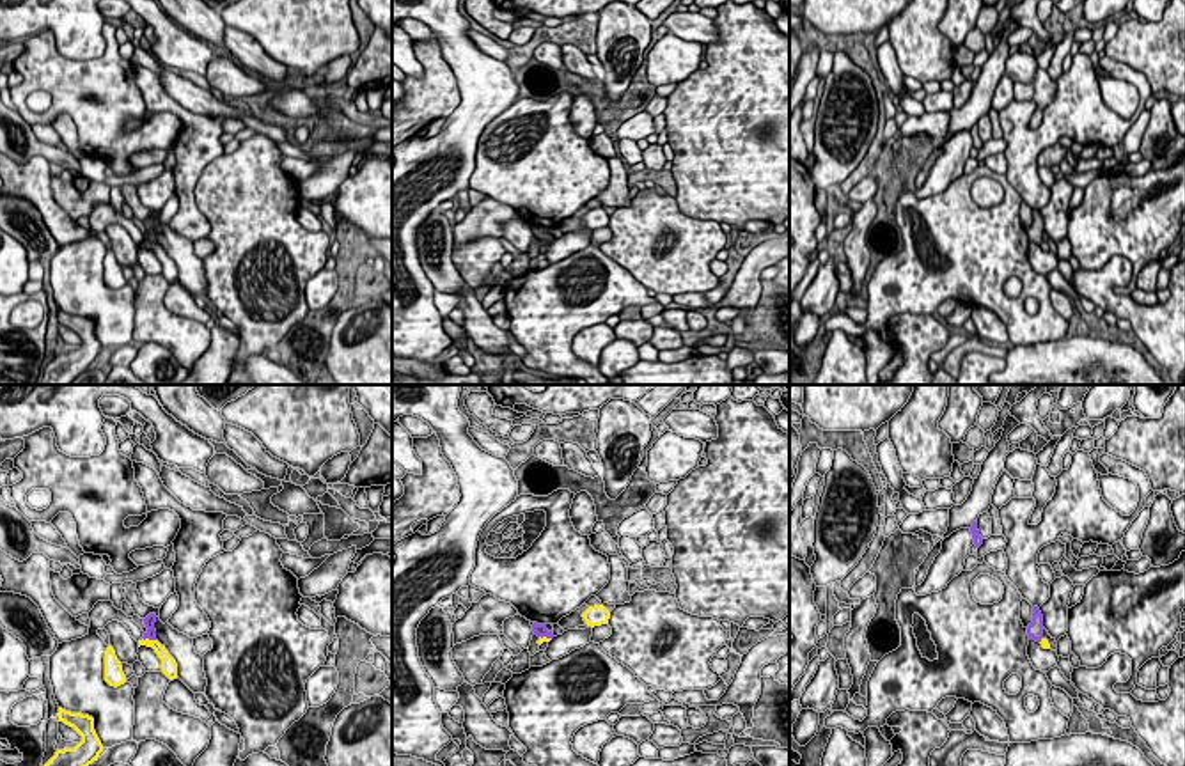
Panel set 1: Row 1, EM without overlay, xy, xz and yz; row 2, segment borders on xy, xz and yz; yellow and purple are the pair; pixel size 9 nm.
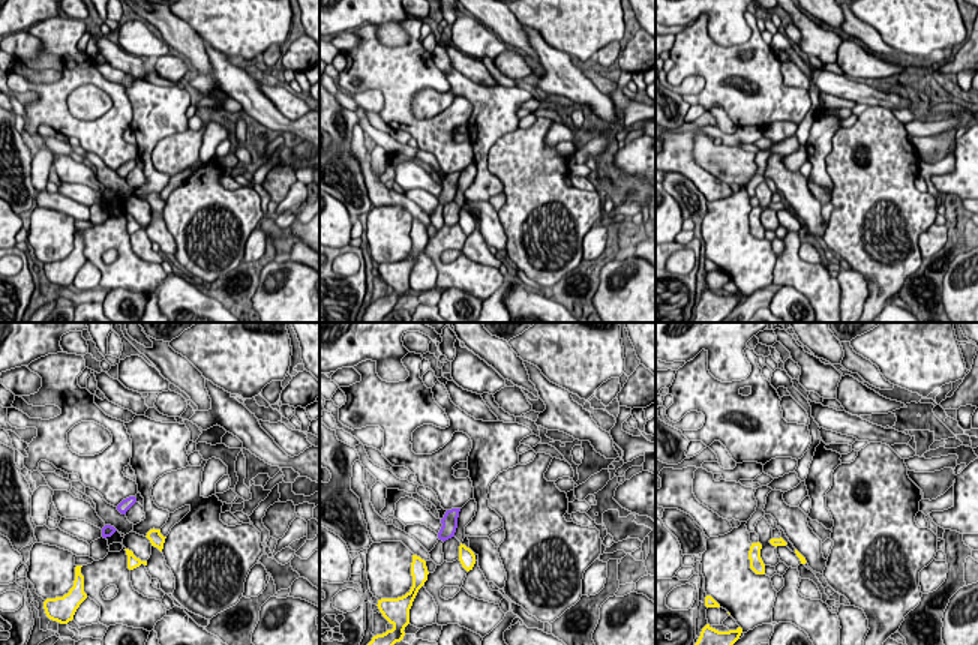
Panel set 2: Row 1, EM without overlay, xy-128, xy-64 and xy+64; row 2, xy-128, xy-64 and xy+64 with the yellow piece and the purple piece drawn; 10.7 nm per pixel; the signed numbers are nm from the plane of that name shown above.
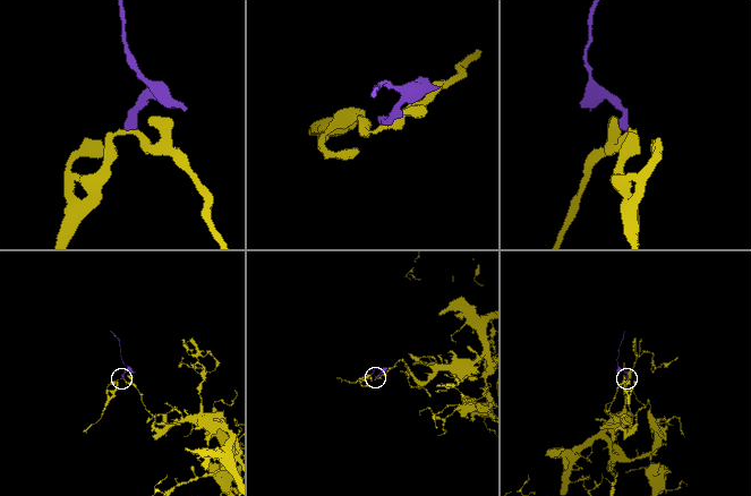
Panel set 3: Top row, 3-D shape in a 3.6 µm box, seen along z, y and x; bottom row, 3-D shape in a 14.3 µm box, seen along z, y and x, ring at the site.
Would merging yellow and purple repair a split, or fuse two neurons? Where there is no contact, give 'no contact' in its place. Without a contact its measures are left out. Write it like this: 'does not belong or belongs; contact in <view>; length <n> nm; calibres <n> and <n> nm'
does not belong; contact in xy; length 130 nm; calibres 100 and 100 nm

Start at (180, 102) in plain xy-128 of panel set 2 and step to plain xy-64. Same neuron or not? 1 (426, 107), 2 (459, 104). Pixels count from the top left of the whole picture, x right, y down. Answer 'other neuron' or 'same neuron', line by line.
1: same neuron
2: other neuron

